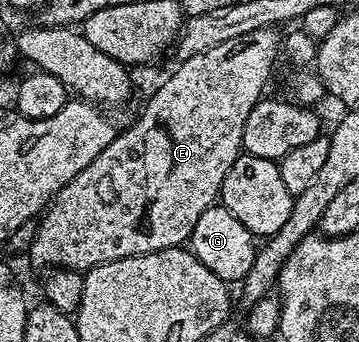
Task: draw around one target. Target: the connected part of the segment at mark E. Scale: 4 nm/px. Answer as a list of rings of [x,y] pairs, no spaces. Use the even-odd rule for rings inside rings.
[[[272,28],[255,30],[246,36],[226,40],[226,44],[218,44],[218,48],[210,48],[198,56],[183,59],[179,63],[180,67],[153,92],[152,99],[145,104],[144,111],[140,114],[140,119],[129,130],[121,129],[114,141],[94,161],[86,164],[86,168],[82,168],[82,172],[78,172],[78,176],[74,176],[74,180],[70,180],[70,184],[63,186],[57,192],[56,197],[48,203],[36,226],[36,235],[32,238],[32,245],[26,250],[26,254],[32,257],[33,264],[48,266],[47,268],[86,272],[98,264],[106,264],[130,256],[142,256],[175,246],[183,247],[192,237],[194,224],[198,224],[198,216],[202,216],[202,212],[206,212],[206,208],[210,208],[219,199],[222,180],[234,164],[234,160],[240,157],[242,153],[246,116],[250,116],[250,112],[254,112],[254,108],[265,97],[264,89],[268,86],[268,77],[272,74],[272,65],[275,64],[276,54],[278,58],[278,51],[282,46],[281,39],[279,37],[276,39],[275,33],[277,31]]]

